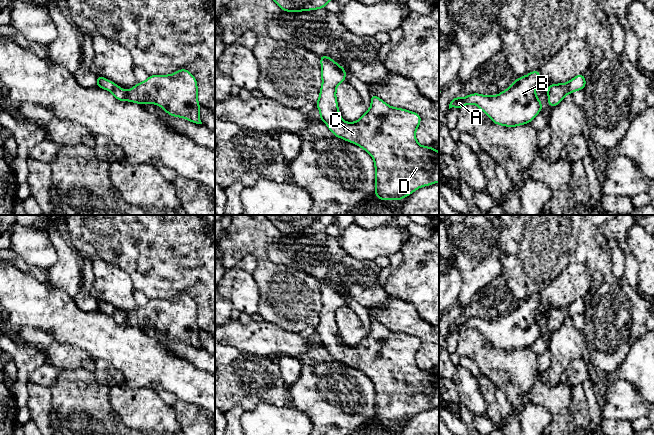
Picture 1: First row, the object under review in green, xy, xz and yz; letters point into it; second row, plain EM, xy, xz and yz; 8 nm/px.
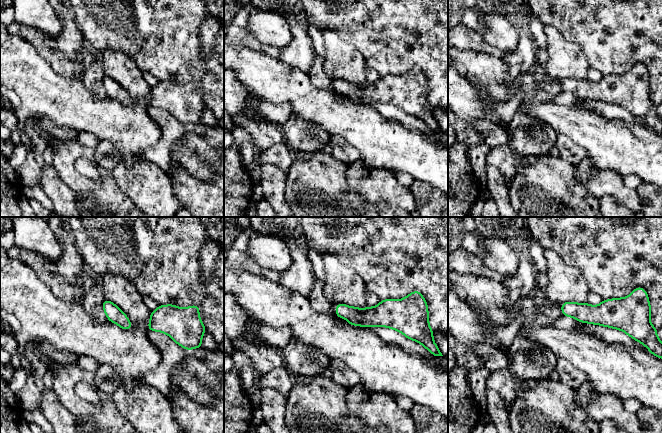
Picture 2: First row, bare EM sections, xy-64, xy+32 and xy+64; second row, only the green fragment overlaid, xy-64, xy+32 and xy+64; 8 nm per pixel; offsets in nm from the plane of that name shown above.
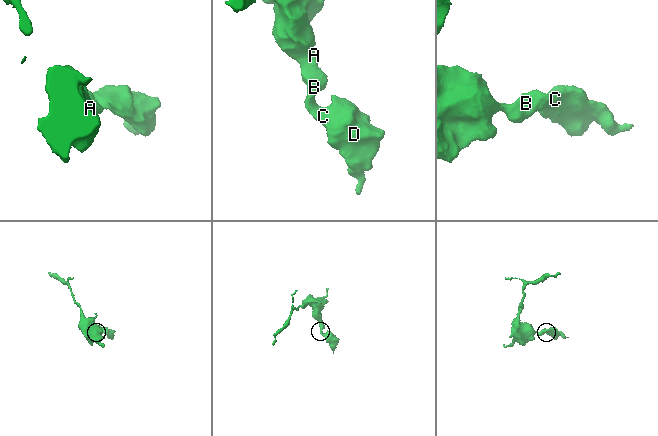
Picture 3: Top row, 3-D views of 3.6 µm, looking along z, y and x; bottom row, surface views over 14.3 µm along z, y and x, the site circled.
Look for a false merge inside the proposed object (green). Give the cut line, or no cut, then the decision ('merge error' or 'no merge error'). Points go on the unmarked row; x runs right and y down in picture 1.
cut none; no merge error

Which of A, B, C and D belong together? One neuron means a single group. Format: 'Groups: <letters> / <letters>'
Groups: A B C D

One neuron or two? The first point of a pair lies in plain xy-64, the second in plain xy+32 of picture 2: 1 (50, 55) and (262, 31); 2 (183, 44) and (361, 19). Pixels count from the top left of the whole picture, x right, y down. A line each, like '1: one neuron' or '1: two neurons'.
1: two neurons
2: one neuron

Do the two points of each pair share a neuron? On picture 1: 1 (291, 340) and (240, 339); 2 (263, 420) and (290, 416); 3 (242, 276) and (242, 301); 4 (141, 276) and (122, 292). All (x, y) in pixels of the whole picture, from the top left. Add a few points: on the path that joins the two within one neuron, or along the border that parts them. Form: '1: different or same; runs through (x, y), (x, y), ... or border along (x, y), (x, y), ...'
1: same; runs through (278, 341), (253, 340)
2: same; runs through (270, 420), (283, 420)
3: same; runs through (242, 282), (242, 295)
4: different; border along (116, 267), (119, 267), (130, 278), (134, 289)

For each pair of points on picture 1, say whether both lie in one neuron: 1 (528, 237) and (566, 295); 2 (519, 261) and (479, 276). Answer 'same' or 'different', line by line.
1: different
2: different

